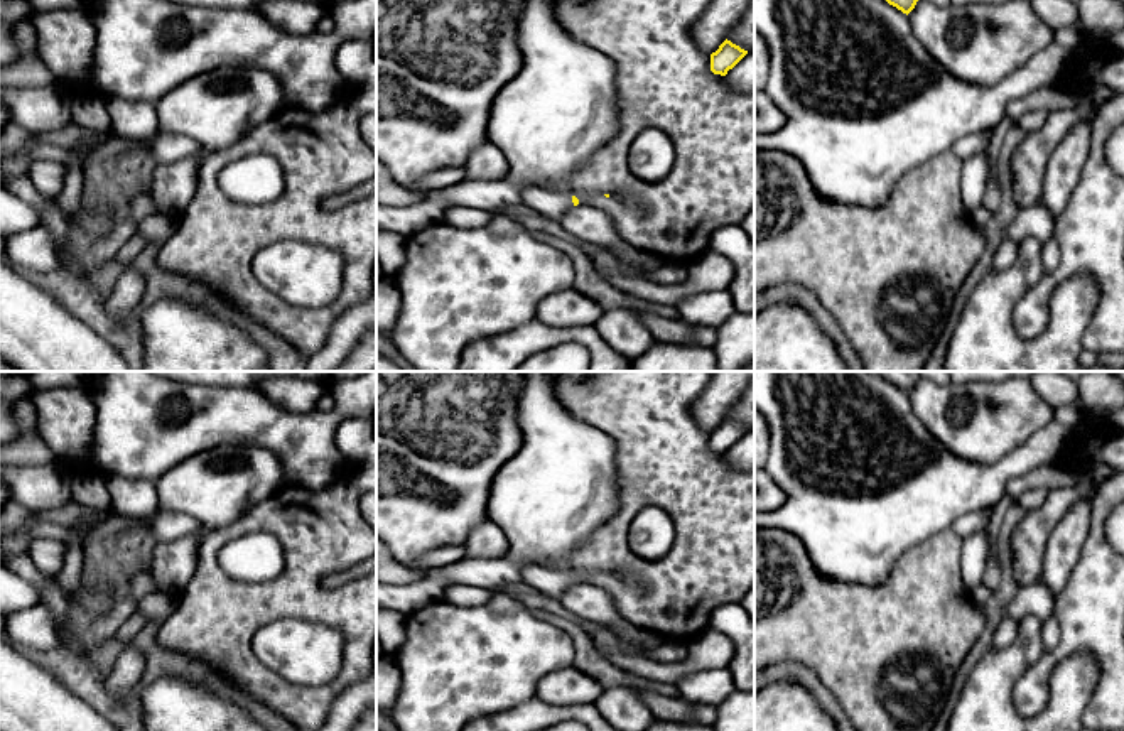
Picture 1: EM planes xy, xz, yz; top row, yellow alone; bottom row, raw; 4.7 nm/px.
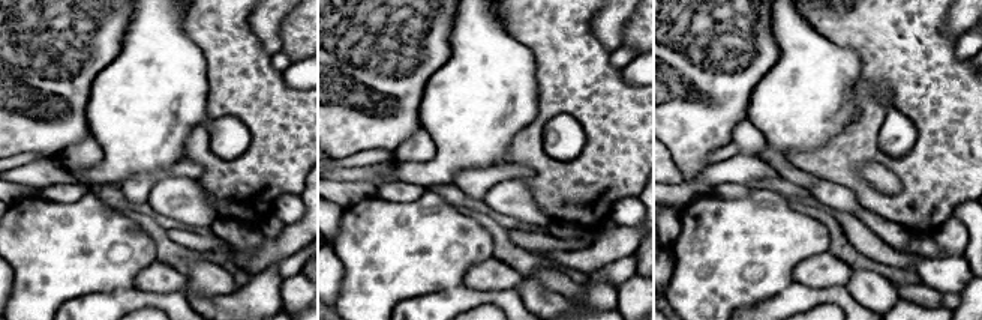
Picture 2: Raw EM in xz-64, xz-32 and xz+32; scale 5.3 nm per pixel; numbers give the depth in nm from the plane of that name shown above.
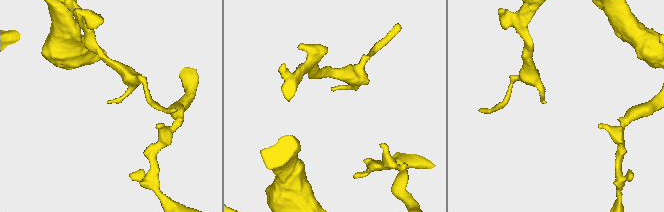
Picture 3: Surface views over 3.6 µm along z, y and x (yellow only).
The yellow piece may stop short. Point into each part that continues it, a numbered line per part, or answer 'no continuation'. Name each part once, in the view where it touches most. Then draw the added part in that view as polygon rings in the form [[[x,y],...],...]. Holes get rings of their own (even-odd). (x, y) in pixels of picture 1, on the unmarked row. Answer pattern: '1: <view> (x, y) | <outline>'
1: xz (549, 583) | [[[540,566],[523,569],[523,582],[548,599],[559,601],[562,593],[574,586],[572,572],[554,571]]]

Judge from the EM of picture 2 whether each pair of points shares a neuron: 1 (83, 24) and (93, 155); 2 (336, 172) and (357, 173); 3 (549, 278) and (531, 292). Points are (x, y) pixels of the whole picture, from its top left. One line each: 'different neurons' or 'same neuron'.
1: different neurons
2: same neuron
3: different neurons

